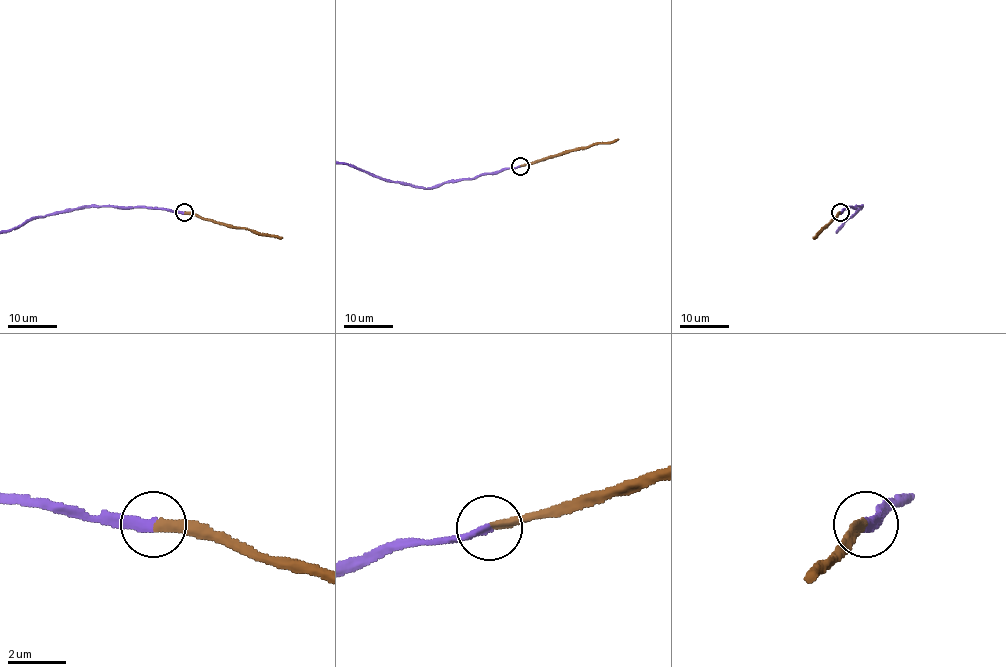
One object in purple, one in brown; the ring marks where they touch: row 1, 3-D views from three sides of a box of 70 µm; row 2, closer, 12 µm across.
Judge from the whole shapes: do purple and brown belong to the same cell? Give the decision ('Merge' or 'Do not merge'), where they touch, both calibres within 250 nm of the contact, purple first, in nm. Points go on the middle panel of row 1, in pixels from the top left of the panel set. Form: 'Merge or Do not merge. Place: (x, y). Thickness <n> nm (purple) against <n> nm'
Merge. Place: (520, 166). Thickness 300 nm (purple) against 320 nm

